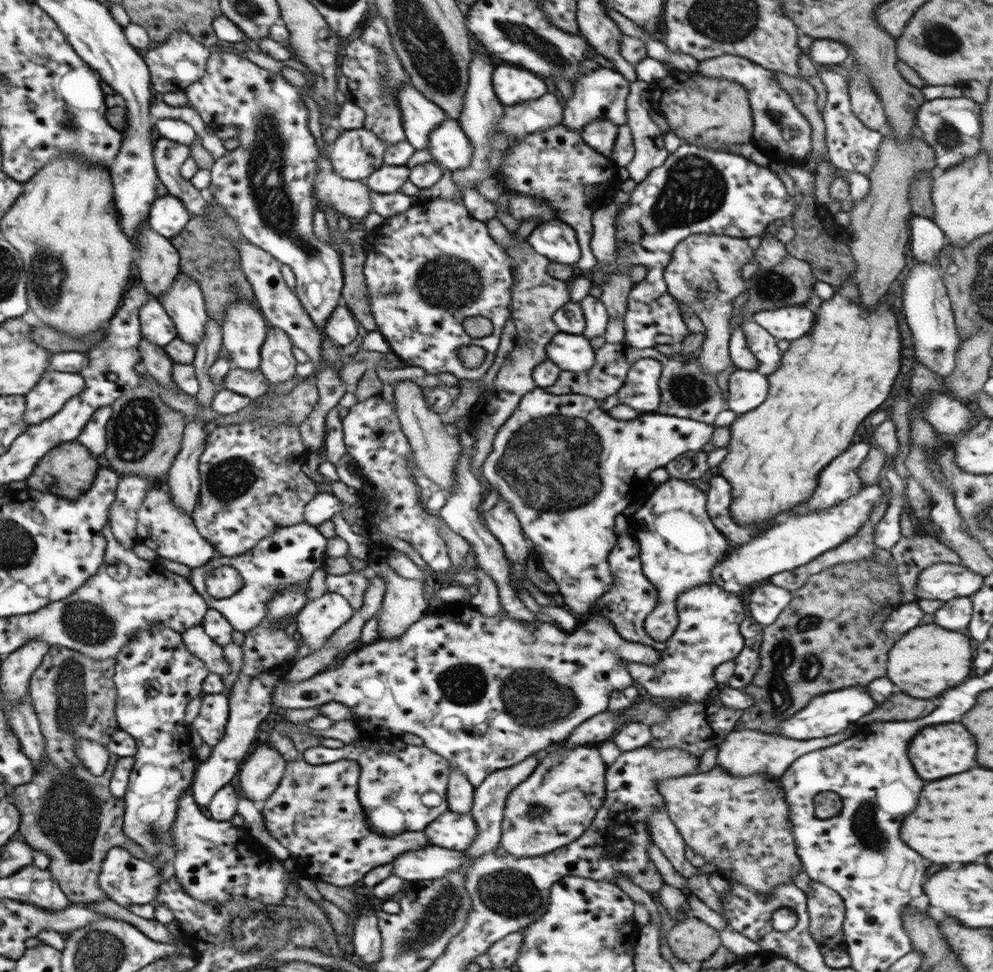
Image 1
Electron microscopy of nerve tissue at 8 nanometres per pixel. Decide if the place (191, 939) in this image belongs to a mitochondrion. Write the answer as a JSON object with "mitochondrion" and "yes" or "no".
{"mitochondrion":"no"}

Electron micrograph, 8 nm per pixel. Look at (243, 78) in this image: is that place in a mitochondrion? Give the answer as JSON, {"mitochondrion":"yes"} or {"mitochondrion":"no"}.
{"mitochondrion":"no"}

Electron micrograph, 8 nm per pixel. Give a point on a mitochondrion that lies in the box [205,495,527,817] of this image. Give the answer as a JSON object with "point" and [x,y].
{"point":[464,684]}

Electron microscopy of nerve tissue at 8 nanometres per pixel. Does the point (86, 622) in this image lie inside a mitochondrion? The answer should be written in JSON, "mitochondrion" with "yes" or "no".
{"mitochondrion":"yes"}

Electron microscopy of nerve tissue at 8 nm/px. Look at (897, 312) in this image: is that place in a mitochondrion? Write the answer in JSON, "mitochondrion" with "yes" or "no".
{"mitochondrion":"no"}

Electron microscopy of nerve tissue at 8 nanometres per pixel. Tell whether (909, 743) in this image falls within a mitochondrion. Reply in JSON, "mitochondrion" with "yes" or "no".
{"mitochondrion":"no"}

